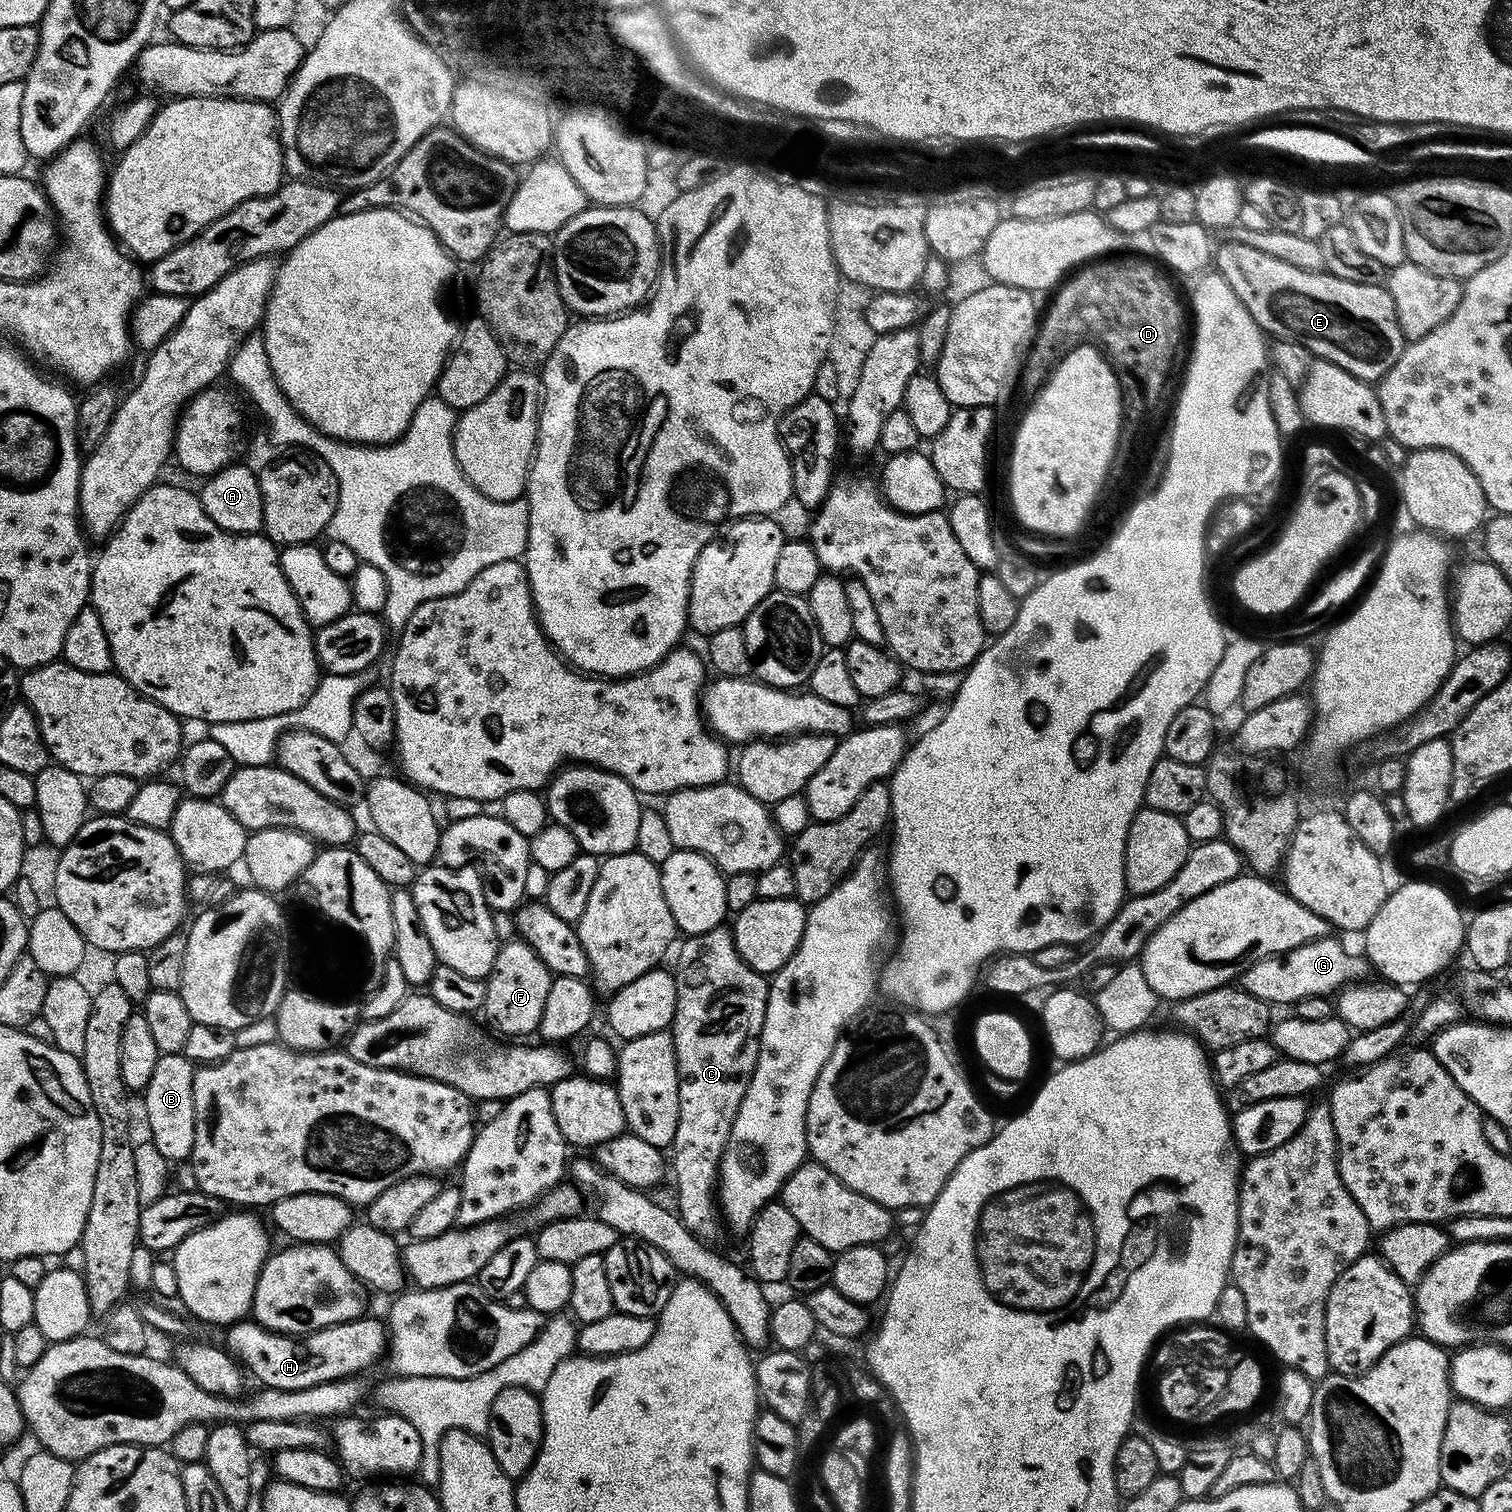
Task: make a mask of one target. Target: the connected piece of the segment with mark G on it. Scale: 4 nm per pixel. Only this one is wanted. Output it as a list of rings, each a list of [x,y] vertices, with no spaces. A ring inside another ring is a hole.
[[[1333,938],[1306,942],[1294,950],[1278,956],[1267,956],[1265,960],[1254,962],[1239,977],[1239,987],[1245,988],[1254,998],[1262,998],[1270,1006],[1276,1004],[1296,1005],[1302,998],[1311,996],[1331,997],[1341,990],[1365,979],[1370,972],[1370,965],[1363,955],[1355,956],[1348,952],[1344,944],[1339,944]]]

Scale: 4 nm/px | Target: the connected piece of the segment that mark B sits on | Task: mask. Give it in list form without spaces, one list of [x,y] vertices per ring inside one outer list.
[[[176,1053],[162,1054],[154,1066],[154,1074],[150,1074],[150,1082],[142,1090],[144,1096],[144,1116],[148,1119],[150,1142],[169,1162],[184,1162],[192,1155],[194,1146],[194,1074],[196,1068],[187,1056]]]

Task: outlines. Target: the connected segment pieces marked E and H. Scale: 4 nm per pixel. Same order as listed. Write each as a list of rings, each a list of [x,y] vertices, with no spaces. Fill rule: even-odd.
[[[1229,240],[1220,245],[1214,254],[1217,271],[1227,280],[1227,284],[1238,294],[1255,322],[1267,335],[1275,339],[1290,339],[1306,346],[1319,359],[1342,366],[1350,375],[1360,380],[1376,382],[1393,368],[1404,353],[1406,341],[1402,326],[1397,320],[1394,300],[1387,287],[1379,284],[1348,282],[1329,272],[1300,270],[1281,259],[1272,258],[1252,246]]]
[[[365,1314],[358,1320],[318,1328],[307,1336],[284,1336],[272,1332],[251,1318],[227,1325],[223,1343],[227,1351],[239,1360],[245,1369],[252,1371],[257,1385],[274,1390],[306,1390],[322,1382],[346,1380],[364,1374],[376,1359],[385,1355],[388,1347],[388,1330],[383,1319],[375,1320]]]

